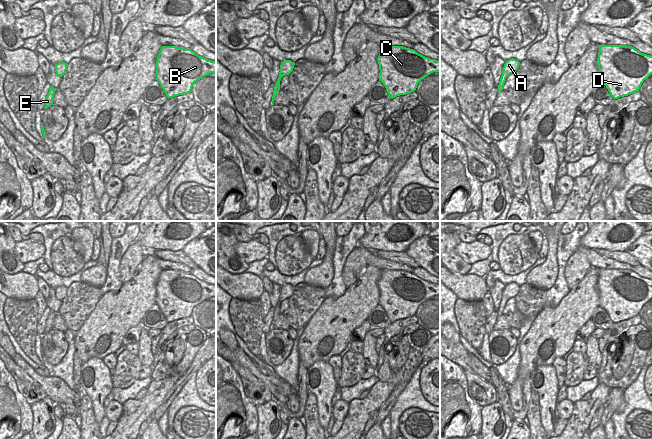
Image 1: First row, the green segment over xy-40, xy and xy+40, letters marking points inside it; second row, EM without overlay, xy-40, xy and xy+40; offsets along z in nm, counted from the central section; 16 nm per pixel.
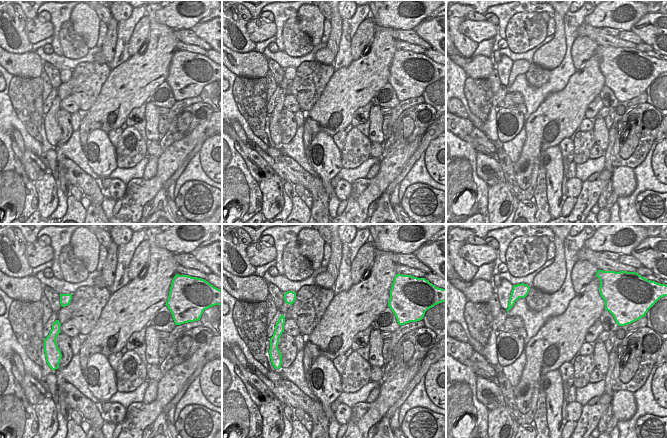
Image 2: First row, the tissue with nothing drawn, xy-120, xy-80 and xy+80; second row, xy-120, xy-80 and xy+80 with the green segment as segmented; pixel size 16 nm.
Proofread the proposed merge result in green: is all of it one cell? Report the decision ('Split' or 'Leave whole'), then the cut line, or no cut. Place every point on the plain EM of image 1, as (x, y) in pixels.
Leave whole. No split.

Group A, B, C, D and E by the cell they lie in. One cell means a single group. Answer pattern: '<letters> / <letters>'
A B C D E

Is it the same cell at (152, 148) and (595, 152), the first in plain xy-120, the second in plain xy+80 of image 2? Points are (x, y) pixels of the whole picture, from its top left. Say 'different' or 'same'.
same

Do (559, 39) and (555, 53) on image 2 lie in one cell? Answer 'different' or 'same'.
same

